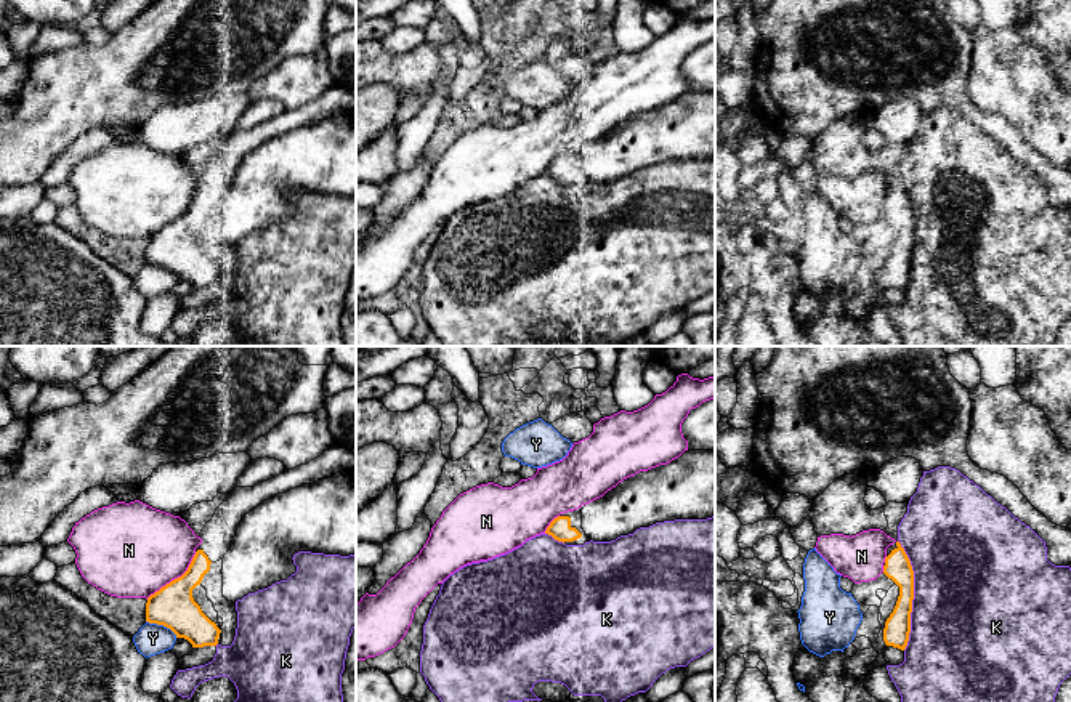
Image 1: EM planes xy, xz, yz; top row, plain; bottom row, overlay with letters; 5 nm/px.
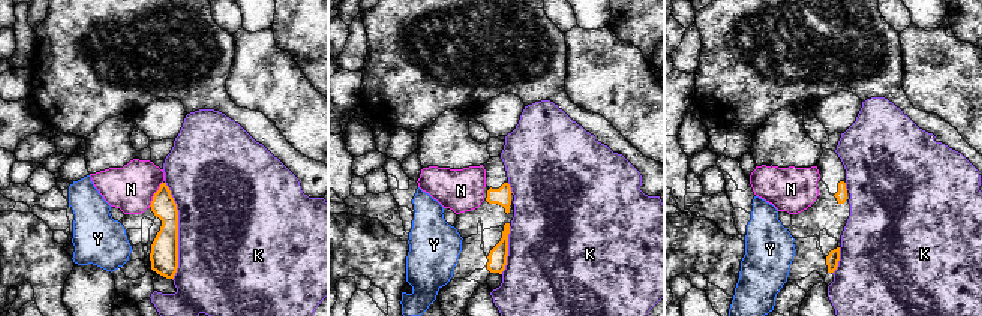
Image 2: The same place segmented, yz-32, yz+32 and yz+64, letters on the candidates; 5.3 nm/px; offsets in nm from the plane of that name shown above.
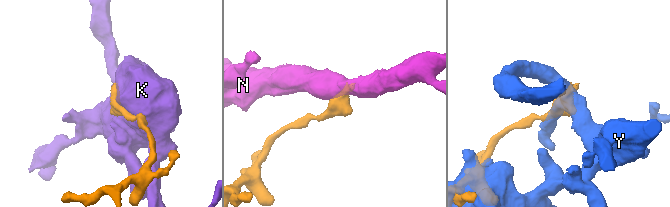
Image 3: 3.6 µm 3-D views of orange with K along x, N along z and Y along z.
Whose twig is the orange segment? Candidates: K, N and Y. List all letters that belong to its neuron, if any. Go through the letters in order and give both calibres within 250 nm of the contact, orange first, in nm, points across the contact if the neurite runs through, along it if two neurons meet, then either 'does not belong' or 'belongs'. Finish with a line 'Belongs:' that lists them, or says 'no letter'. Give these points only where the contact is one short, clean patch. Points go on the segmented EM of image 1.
K: 130/500 nm | does not belong
N: 220/460 nm | along xy (196, 552), (189, 566), (180, 576), (146, 598) | does not belong
Y: 220/150 nm | does not belong
Belongs: no letter

